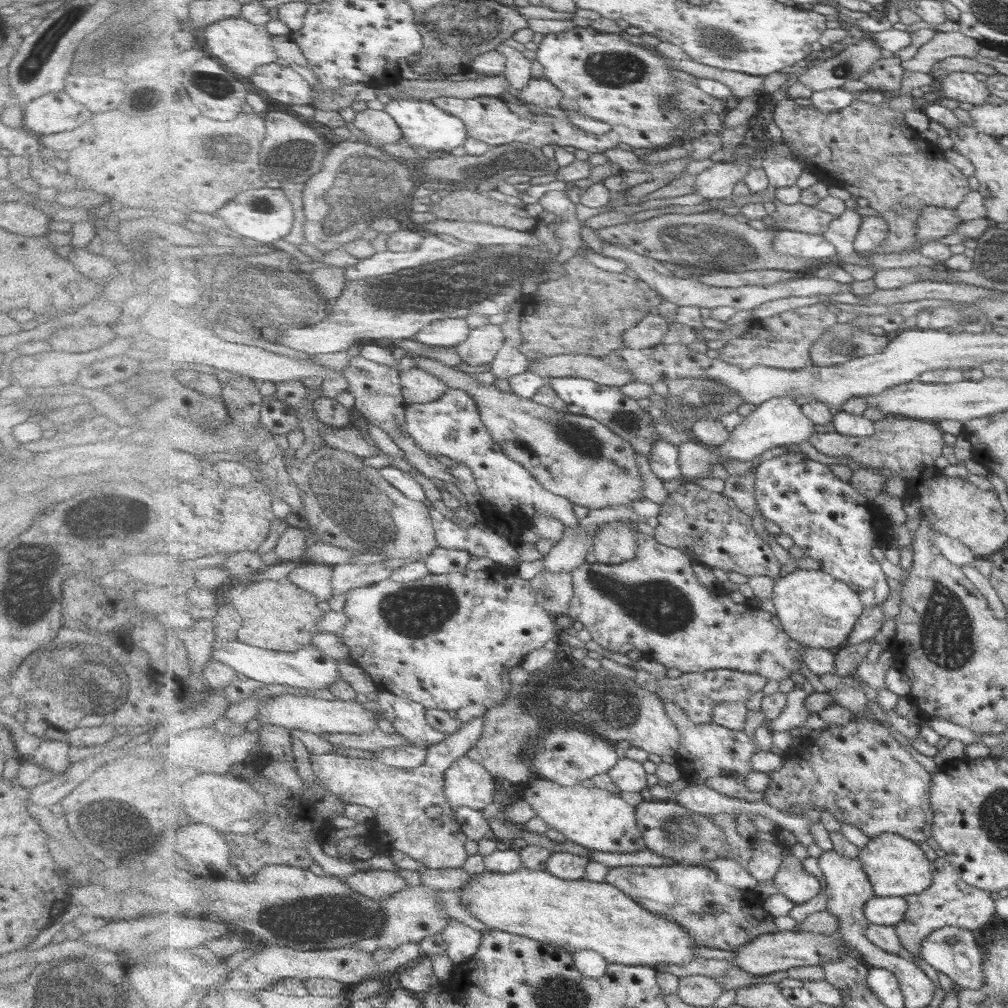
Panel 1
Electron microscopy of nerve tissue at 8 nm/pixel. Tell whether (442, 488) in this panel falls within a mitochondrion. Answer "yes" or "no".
no

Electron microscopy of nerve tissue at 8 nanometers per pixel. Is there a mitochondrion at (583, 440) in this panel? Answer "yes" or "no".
yes

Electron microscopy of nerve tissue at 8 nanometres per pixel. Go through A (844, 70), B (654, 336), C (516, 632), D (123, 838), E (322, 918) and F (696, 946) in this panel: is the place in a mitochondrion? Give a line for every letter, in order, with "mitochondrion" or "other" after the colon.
A: mitochondrion
B: other
C: other
D: mitochondrion
E: mitochondrion
F: other

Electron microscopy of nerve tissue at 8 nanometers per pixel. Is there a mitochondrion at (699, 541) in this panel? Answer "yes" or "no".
no

